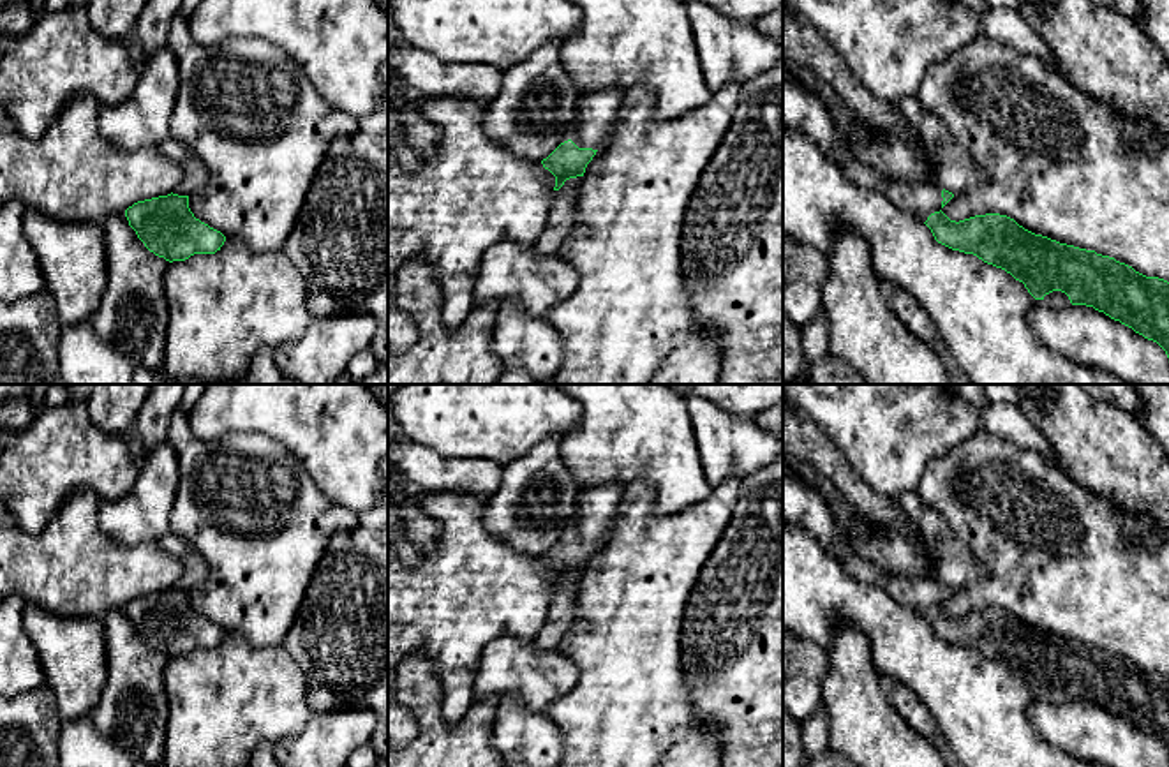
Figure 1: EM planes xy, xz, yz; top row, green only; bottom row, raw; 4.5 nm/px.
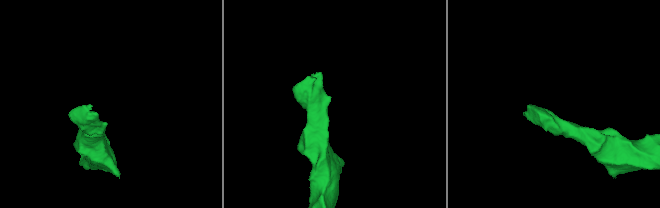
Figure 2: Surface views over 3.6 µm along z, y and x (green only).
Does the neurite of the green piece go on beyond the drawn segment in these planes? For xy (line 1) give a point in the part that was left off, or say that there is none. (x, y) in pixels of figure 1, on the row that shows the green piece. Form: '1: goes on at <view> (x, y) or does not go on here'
1: does not go on here

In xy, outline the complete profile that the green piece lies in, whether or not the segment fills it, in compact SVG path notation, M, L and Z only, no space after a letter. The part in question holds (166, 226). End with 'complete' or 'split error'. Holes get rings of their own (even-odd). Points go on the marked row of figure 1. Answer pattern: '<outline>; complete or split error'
M171 192L138 201L125 210L125 217L145 247L169 263L215 254L226 242L220 231L194 217L189 196Z; complete

